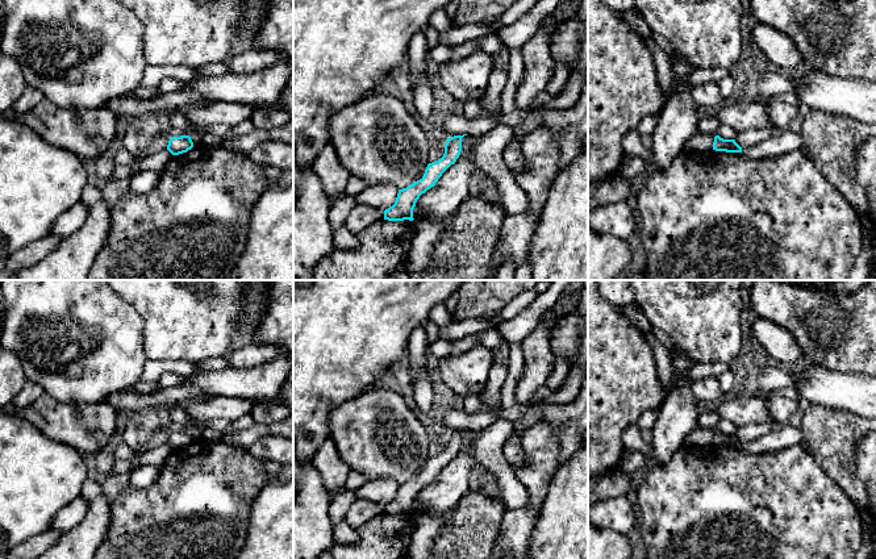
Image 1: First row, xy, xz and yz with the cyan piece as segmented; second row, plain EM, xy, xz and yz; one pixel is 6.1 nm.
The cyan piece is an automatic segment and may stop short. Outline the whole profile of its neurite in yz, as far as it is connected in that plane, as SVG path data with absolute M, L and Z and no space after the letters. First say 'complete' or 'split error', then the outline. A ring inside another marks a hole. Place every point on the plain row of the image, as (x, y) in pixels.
complete | M719 430L714 431L713 445L726 447L742 447L742 442L735 437L735 434L723 434Z

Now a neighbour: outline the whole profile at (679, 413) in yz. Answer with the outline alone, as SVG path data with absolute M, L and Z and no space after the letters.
M683 379L669 389L659 406L659 414L651 430L654 464L646 467L647 474L668 462L684 446L685 438L698 429L702 409L688 379Z

